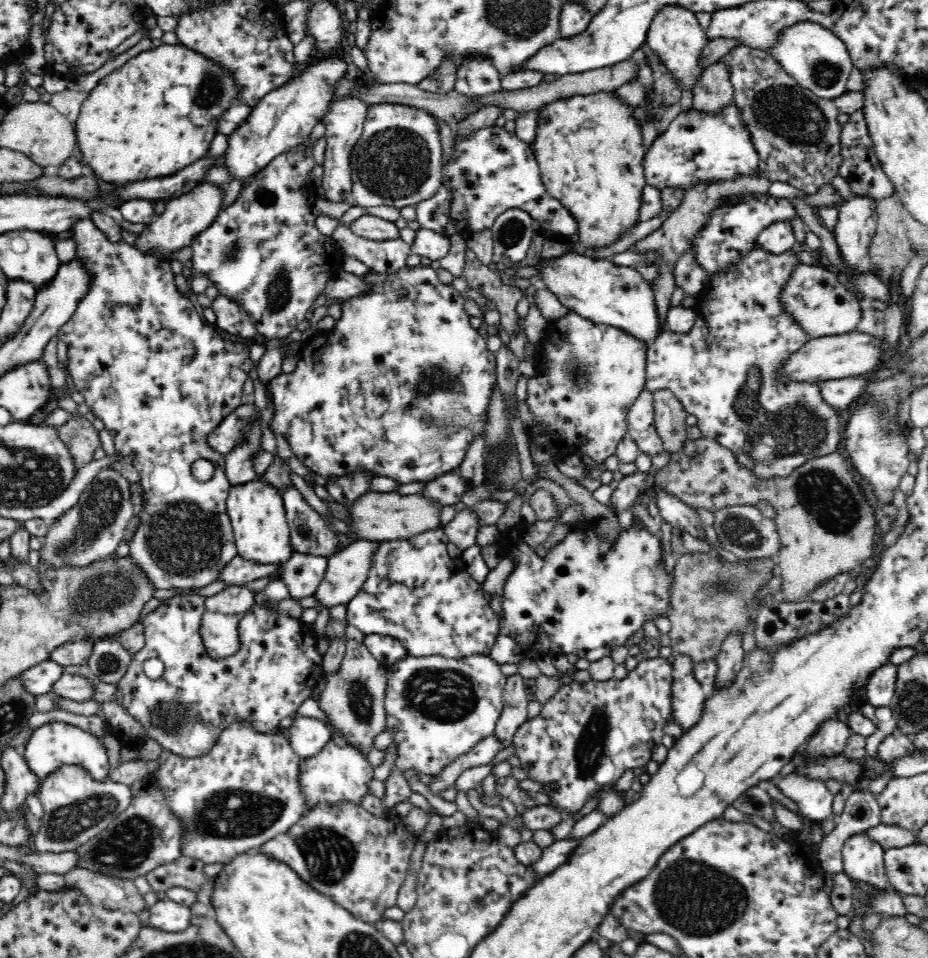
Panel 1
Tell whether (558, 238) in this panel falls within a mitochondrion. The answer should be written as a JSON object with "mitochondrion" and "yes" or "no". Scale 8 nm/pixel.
{"mitochondrion":"no"}

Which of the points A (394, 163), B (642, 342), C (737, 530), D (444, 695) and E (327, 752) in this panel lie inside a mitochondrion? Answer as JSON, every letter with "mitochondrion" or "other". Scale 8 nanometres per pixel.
{"A":"mitochondrion","B":"other","C":"mitochondrion","D":"mitochondrion","E":"other"}

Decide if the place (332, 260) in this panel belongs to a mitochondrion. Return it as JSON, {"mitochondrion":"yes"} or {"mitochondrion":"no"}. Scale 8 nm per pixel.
{"mitochondrion":"no"}

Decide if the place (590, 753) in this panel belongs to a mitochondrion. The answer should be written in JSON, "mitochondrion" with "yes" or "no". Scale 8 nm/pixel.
{"mitochondrion":"yes"}

